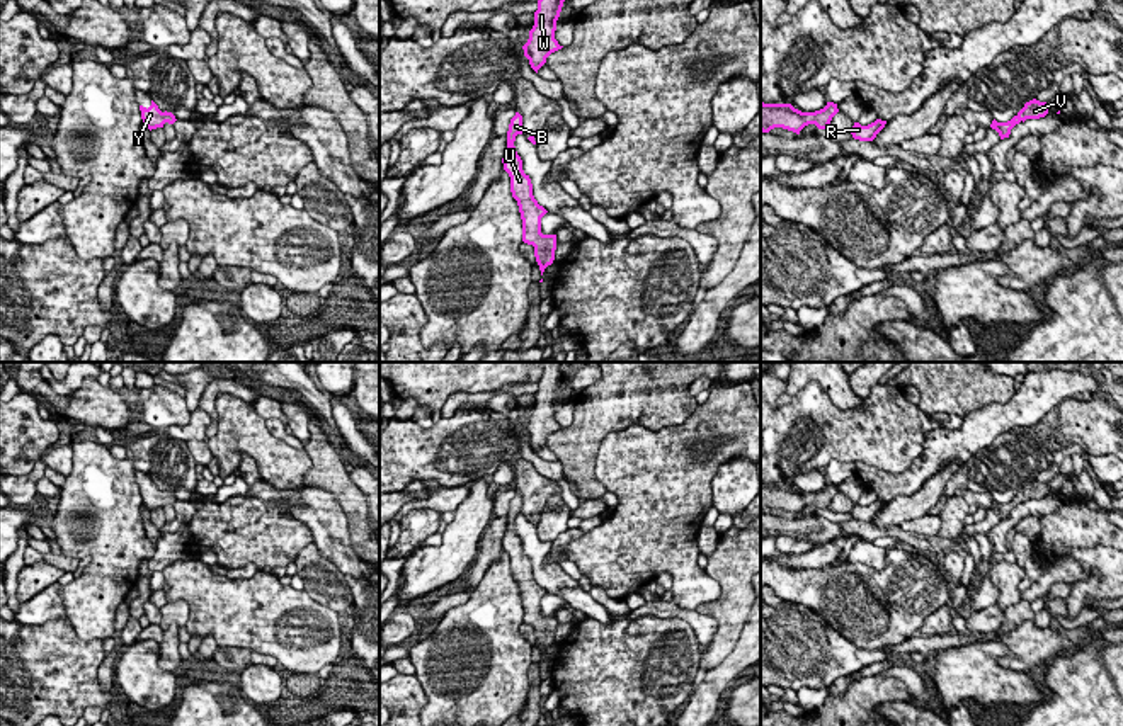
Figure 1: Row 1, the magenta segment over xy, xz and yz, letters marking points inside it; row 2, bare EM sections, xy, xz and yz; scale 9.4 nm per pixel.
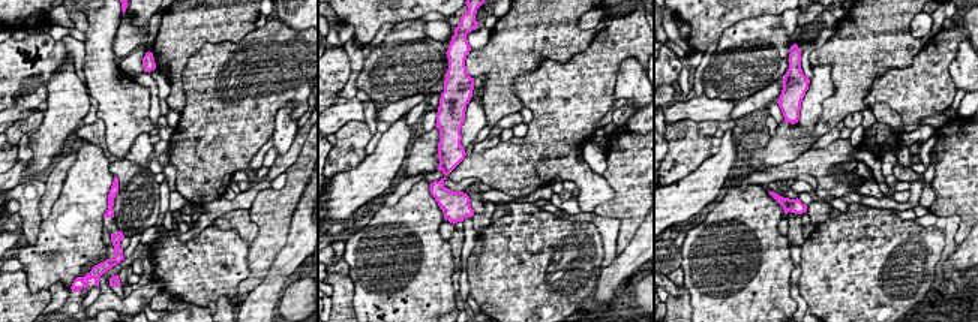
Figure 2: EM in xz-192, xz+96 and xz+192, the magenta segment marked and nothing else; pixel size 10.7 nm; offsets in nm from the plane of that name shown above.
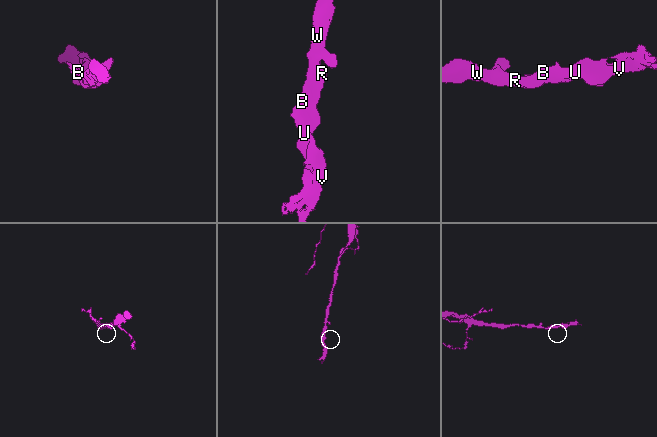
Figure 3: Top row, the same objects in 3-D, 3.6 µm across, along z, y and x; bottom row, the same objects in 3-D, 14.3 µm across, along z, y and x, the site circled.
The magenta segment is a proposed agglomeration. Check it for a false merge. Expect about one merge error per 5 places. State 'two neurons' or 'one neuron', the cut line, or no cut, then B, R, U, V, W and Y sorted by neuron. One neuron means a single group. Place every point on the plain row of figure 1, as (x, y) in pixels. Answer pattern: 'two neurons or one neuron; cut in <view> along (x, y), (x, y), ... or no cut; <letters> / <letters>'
one neuron; no cut; B R U V W Y

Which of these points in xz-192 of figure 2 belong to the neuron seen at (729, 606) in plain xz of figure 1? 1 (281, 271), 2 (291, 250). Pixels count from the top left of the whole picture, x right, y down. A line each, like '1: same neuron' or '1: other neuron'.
1: other neuron
2: other neuron

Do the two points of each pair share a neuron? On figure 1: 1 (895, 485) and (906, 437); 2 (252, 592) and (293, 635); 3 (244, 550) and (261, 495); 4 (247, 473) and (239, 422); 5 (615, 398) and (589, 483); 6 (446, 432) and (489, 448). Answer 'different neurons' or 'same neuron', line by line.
1: different neurons
2: same neuron
3: same neuron
4: different neurons
5: same neuron
6: same neuron

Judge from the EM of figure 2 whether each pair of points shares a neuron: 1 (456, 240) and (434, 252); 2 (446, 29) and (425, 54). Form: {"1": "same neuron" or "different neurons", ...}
{"1": "different neurons", "2": "different neurons"}

